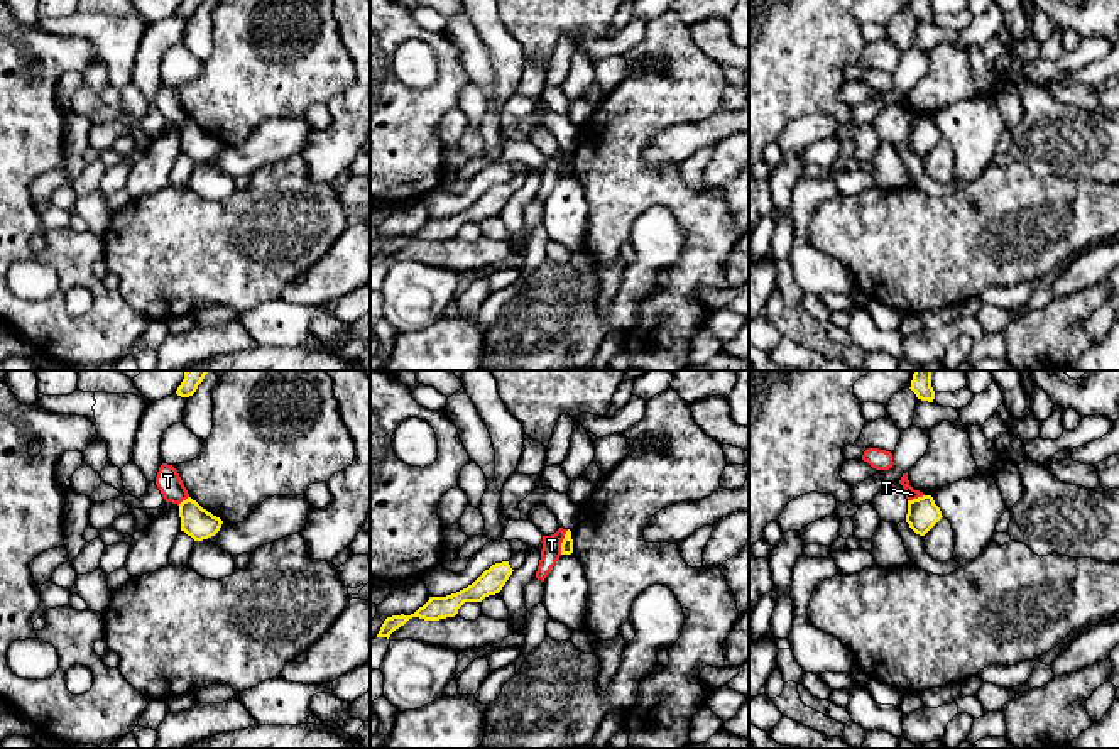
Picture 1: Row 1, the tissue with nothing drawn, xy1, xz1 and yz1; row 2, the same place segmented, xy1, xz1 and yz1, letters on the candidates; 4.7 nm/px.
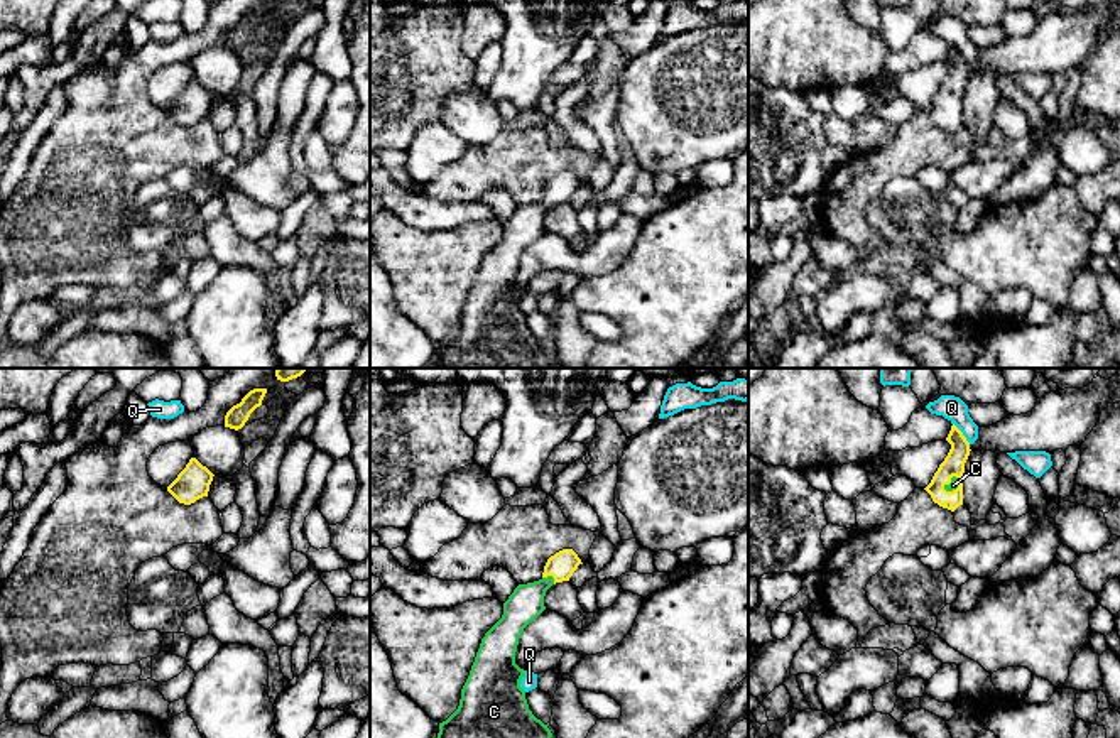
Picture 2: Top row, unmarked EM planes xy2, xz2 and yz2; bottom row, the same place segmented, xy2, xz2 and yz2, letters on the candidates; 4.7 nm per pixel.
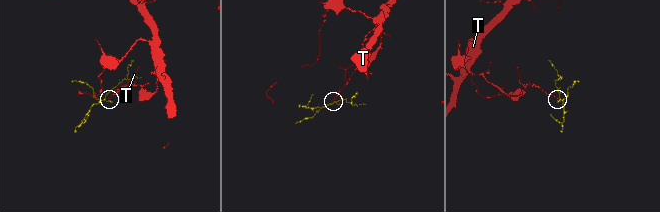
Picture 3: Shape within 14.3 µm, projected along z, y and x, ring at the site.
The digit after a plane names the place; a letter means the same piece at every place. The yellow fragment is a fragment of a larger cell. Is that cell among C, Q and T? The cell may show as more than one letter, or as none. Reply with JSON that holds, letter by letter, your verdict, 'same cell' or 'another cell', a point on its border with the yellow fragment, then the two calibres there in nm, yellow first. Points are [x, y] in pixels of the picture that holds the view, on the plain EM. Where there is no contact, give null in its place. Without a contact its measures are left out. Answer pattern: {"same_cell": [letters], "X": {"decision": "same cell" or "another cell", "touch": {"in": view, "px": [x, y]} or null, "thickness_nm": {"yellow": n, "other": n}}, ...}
{"same_cell": ["C"], "C": {"decision": "same cell", "touch": {"in": "xz2", "px": [551, 196]}, "thickness_nm": {"yellow": 130, "other": 170}}, "Q": {"decision": "another cell", "touch": {"in": "yz2", "px": [962, 54]}, "thickness_nm": {"yellow": 110, "other": 120}}, "T": {"decision": "another cell", "touch": {"in": "xz1", "px": [563, 163]}, "thickness_nm": {"yellow": 60, "other": 100}}}

